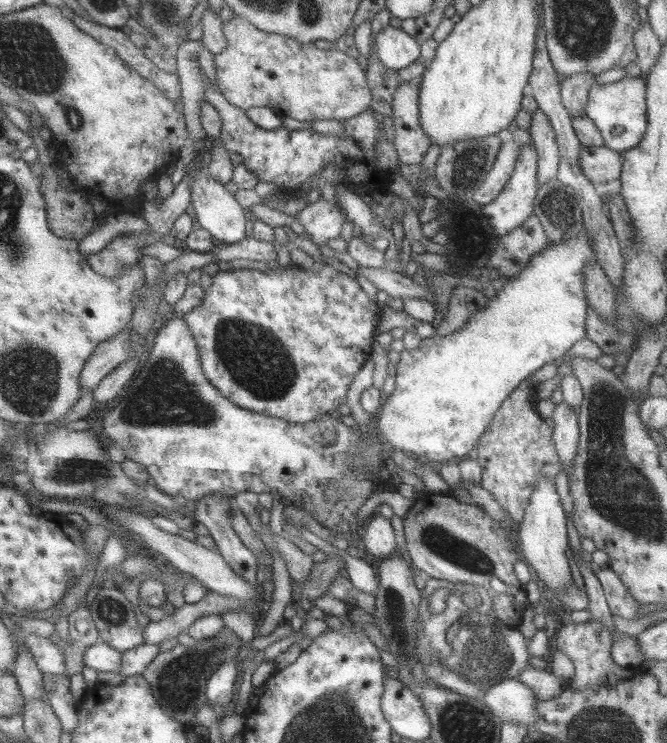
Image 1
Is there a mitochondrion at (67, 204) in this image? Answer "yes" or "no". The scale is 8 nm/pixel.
no

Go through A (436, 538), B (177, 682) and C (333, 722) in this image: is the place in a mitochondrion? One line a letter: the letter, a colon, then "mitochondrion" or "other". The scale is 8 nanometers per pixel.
A: mitochondrion
B: mitochondrion
C: mitochondrion

